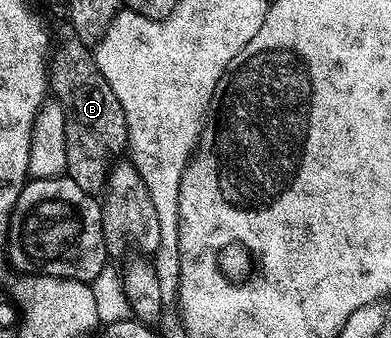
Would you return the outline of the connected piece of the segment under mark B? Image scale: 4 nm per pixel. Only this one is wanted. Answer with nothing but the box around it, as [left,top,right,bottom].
[49,38,128,197]

